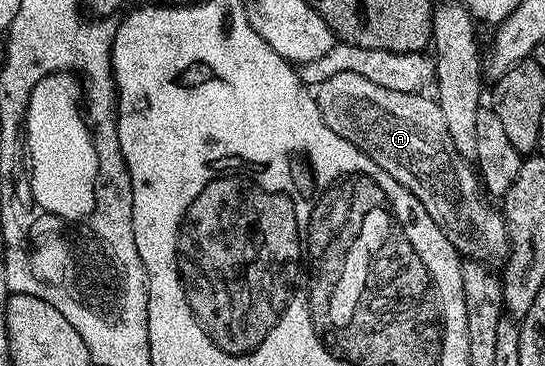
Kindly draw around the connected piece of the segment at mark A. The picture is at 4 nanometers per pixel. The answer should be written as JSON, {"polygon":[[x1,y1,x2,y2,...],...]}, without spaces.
{"polygon":[[334,74,334,78,326,78,326,82,315,85,316,105,322,114,322,122,338,134,338,138,346,138,362,154,366,154,390,178,394,178,403,188,410,190,418,202,434,218,434,222,451,238,461,257,479,260,489,266,499,265,508,259,508,224,503,215,491,208,480,177,473,165,463,160,454,148,454,142,446,131,446,121,442,110,431,95,419,92,399,92,386,90,386,86,378,86,370,82,370,78,362,78,362,74]]}

